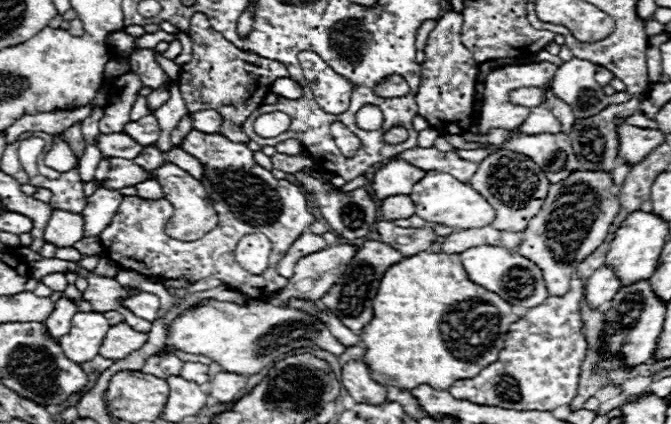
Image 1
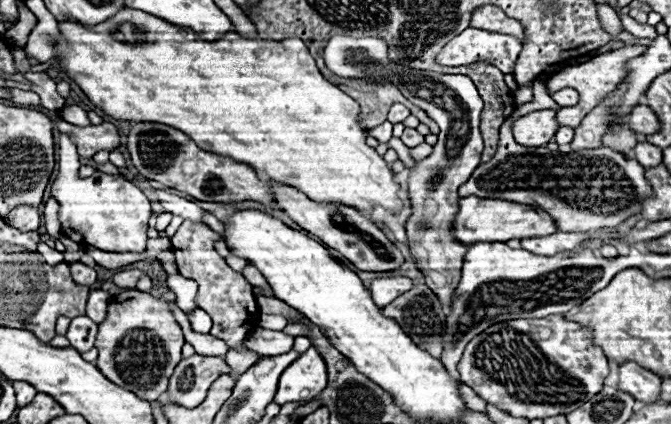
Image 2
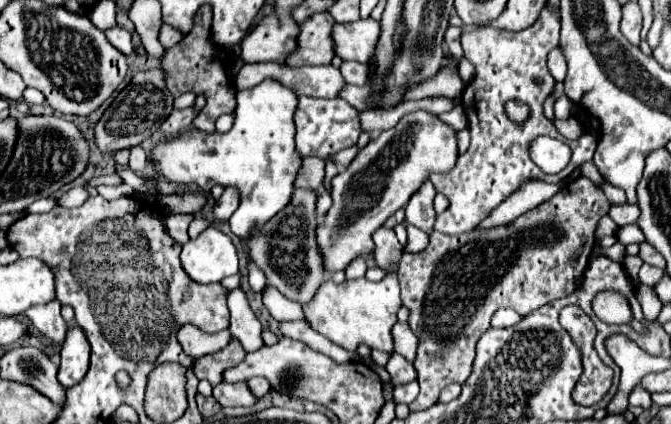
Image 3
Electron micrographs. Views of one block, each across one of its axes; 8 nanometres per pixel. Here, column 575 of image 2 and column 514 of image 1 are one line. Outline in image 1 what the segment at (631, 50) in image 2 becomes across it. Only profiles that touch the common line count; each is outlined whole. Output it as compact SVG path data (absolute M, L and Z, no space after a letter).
M536 62L536 64L522 64L522 66L504 66L504 68L498 68L494 70L484 86L486 86L486 92L484 92L484 100L482 100L482 106L480 106L480 118L478 118L478 128L480 128L480 134L486 134L490 128L506 128L506 130L512 130L516 126L520 126L528 116L530 116L530 110L524 108L524 106L514 106L510 104L508 100L508 92L510 90L516 90L516 88L524 88L524 86L544 86L552 80L552 76L556 74L558 66L552 64L552 62Z

